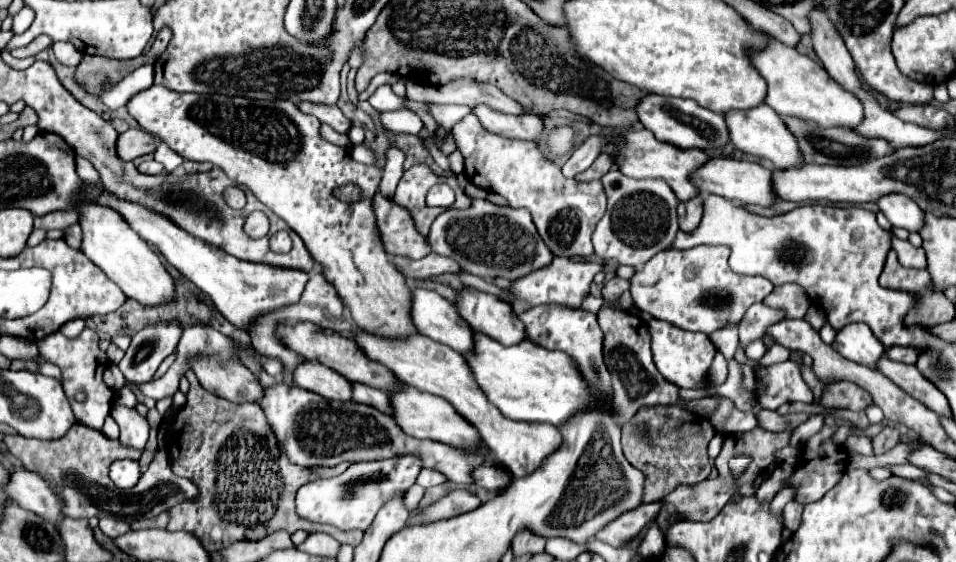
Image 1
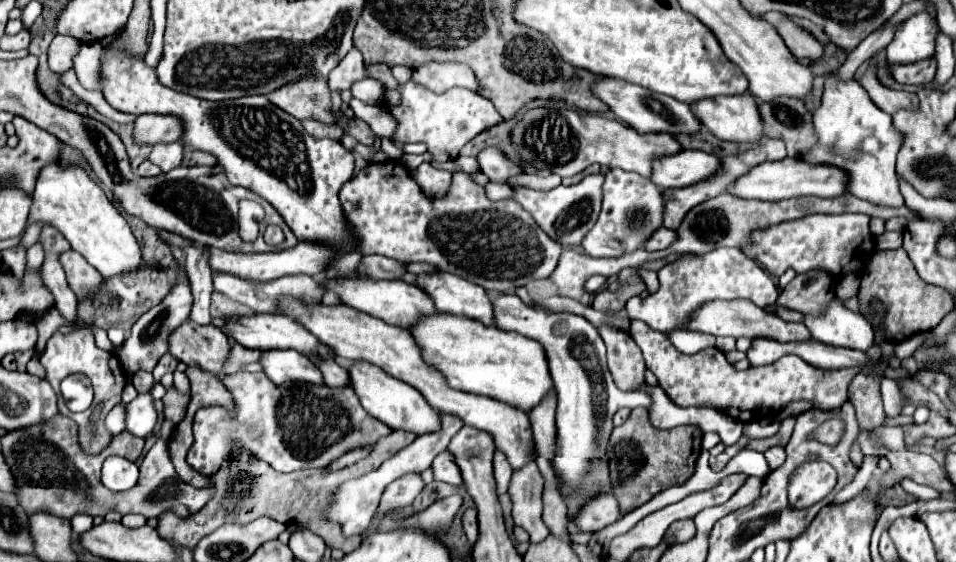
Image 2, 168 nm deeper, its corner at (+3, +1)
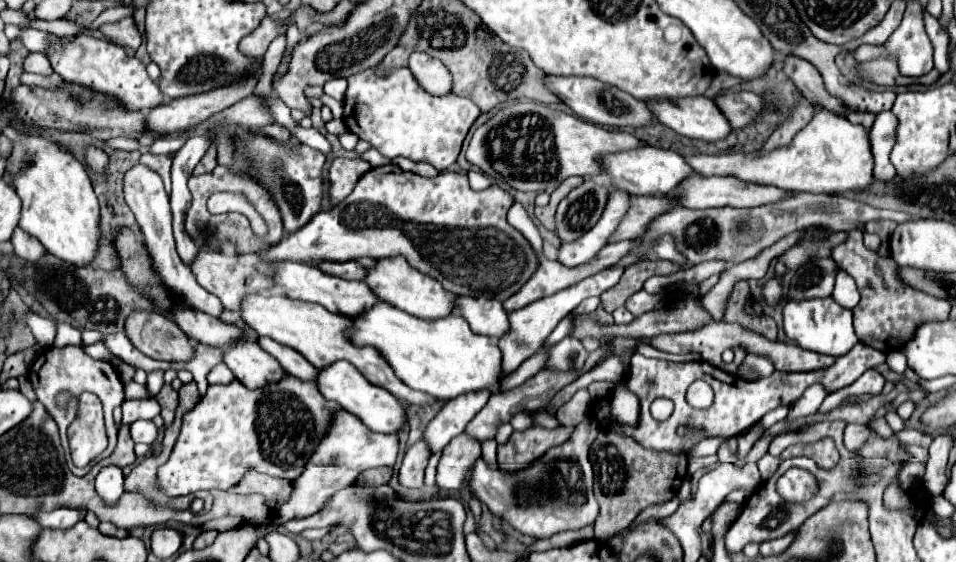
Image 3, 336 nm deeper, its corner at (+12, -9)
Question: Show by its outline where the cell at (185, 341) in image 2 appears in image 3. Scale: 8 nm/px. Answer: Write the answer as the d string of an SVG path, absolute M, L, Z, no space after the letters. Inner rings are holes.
M132 310L124 330L128 340L154 360L190 360L194 354L188 336L156 310Z

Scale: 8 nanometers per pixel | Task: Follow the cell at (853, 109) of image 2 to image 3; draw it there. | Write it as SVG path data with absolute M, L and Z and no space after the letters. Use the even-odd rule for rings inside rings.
M818 110L814 118L792 138L790 144L772 152L748 154L692 154L684 156L686 164L702 176L736 176L744 182L768 184L790 192L822 192L838 194L846 190L862 190L872 180L872 152L868 144L868 130L840 118L832 112Z

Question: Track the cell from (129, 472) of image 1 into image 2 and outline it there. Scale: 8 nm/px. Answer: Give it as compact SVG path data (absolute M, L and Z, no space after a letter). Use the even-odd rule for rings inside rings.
M109 456L103 462L103 472L101 472L101 482L115 492L129 490L131 486L137 484L137 466L129 462L127 458L121 456Z

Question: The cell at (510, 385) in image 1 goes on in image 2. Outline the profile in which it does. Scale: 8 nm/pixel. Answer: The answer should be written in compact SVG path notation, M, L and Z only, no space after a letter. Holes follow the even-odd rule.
M433 314L411 328L415 340L423 348L425 360L437 366L455 390L487 396L505 402L523 412L531 412L555 386L543 346L521 334L481 326L471 318L451 314Z

